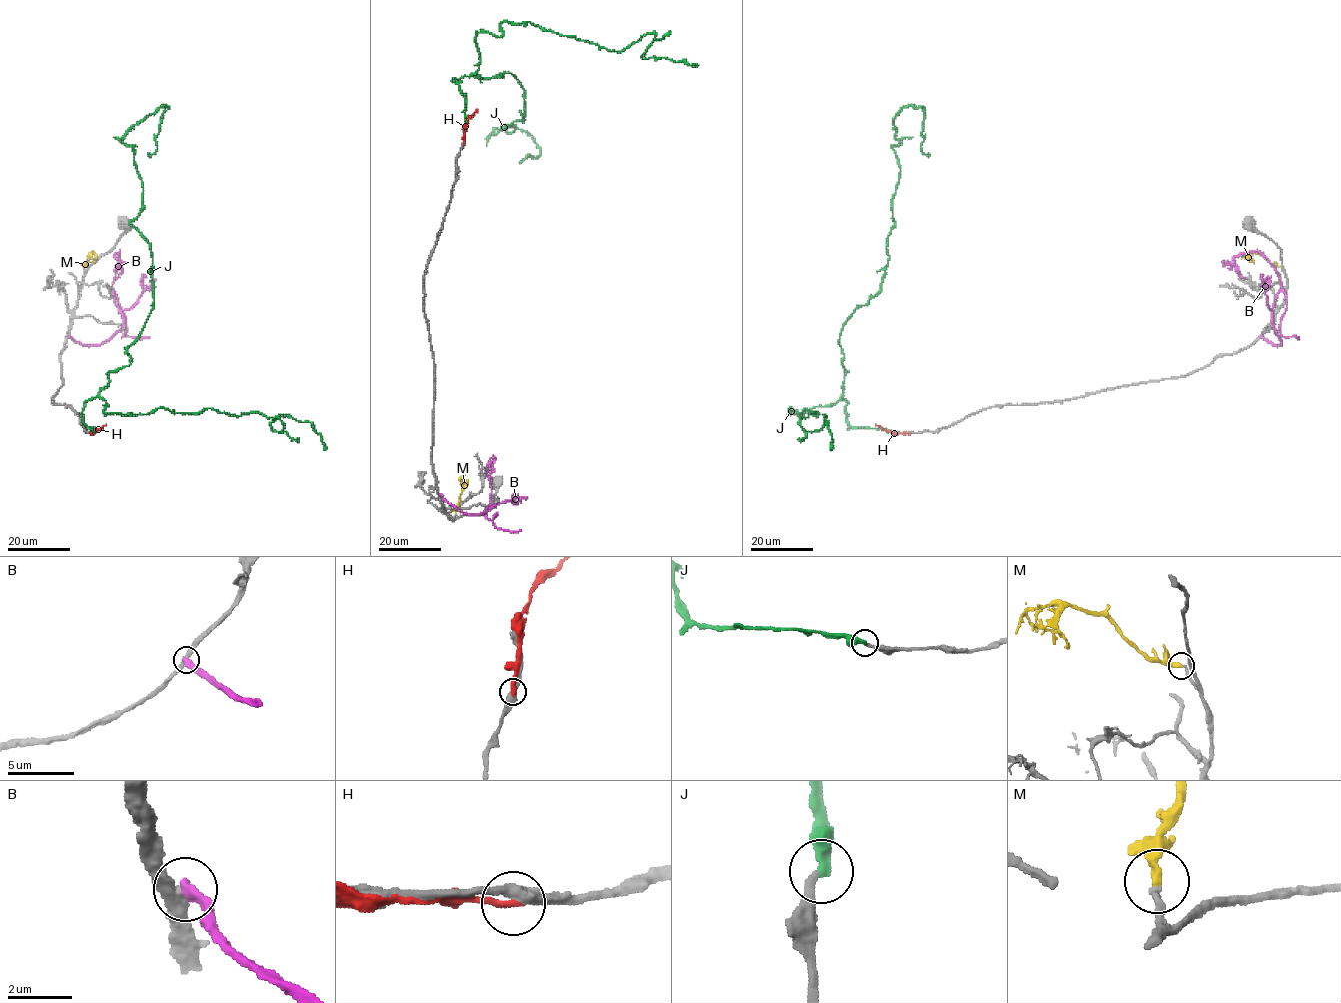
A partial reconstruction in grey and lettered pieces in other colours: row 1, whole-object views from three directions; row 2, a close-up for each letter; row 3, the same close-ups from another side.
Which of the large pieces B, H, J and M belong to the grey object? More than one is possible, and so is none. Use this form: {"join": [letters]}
{"join": ["M"]}

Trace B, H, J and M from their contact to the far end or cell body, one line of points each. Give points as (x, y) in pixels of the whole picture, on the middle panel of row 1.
B: (441, 495), (467, 513), (495, 505), (484, 514), (490, 502), (488, 467), (494, 471), (488, 479)
H: (463, 143), (464, 125), (477, 109)
J: (466, 125), (454, 79), (513, 75), (524, 90), (523, 122), (493, 133), (525, 130), (540, 149), (522, 162)
M: (456, 513), (463, 484), (461, 477), (464, 474)

